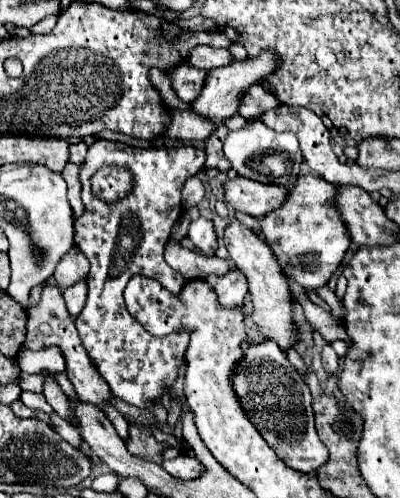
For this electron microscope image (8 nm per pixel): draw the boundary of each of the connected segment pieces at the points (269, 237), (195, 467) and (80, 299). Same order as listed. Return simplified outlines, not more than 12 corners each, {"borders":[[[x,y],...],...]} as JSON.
{"borders":[[[301,175],[261,235],[287,277],[319,289],[351,237],[337,187]],[[183,453],[163,463],[175,479],[199,477],[199,459]],[[85,281],[63,289],[71,317],[87,299]]]}

